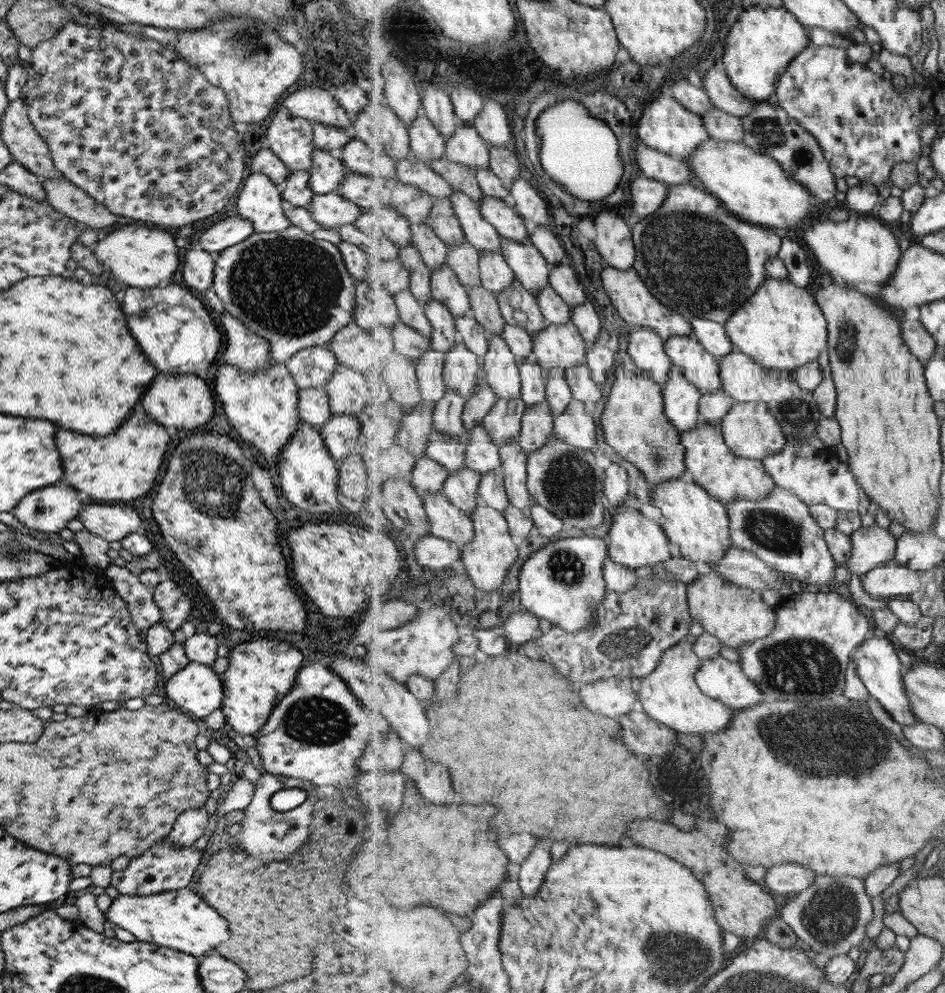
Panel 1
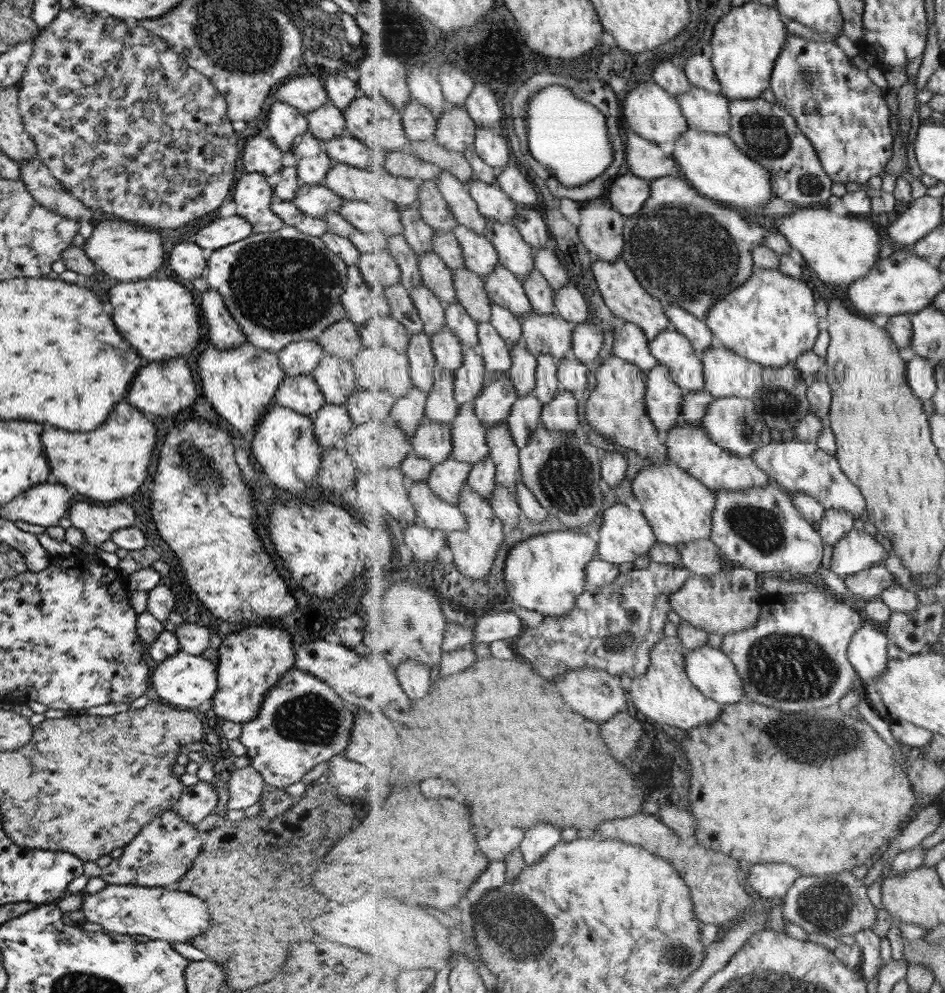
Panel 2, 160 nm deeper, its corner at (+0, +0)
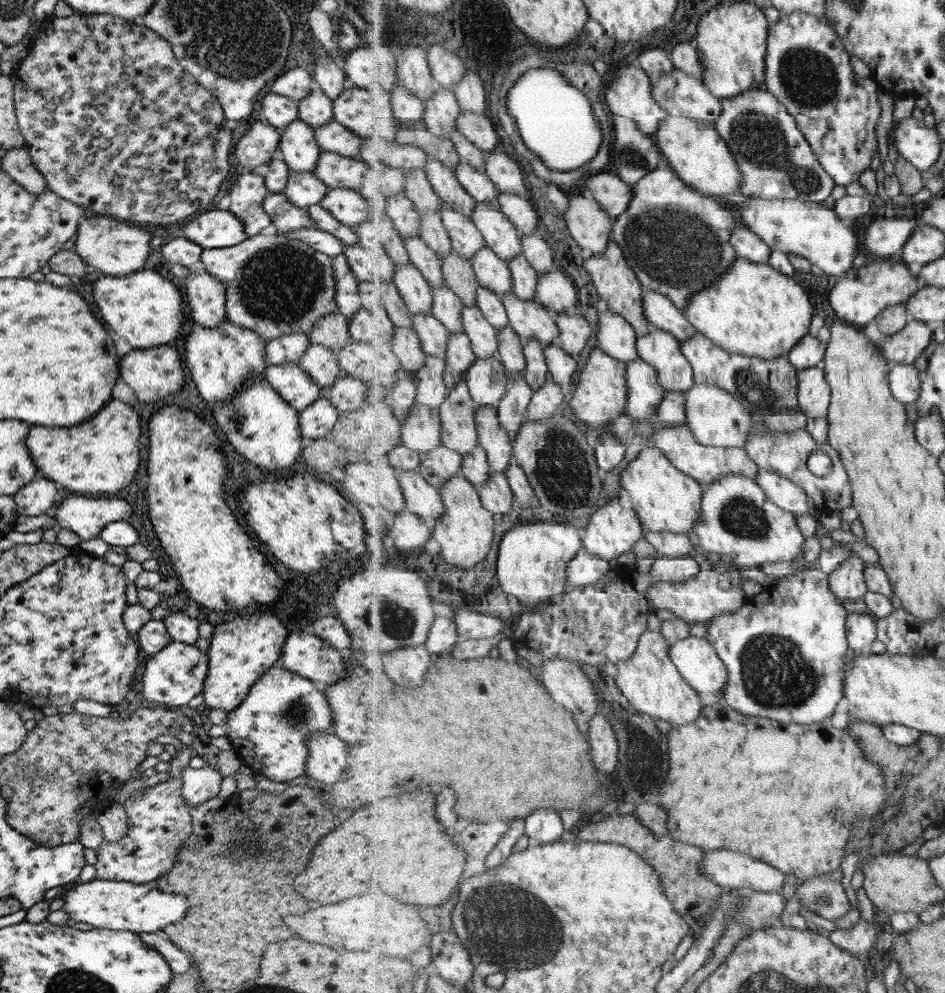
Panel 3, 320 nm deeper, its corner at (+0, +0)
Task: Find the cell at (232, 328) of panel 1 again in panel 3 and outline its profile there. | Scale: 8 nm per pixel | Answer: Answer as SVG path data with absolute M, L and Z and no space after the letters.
M206 271L193 272L183 278L181 291L185 294L185 305L195 325L212 327L226 319L223 286Z

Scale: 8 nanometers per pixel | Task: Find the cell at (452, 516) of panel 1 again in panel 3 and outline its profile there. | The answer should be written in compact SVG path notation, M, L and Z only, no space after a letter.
M419 469L399 473L400 485L407 510L433 523L444 515L444 502L440 490L429 484Z

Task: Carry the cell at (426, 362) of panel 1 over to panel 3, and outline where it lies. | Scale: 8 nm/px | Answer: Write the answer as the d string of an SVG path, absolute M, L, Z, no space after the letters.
M399 328L392 343L395 352L400 356L402 367L412 375L425 366L427 354L423 351L421 340L414 328Z

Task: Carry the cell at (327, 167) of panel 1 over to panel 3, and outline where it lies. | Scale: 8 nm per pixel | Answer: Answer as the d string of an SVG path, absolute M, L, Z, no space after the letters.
M295 119L280 130L278 141L277 156L287 165L289 172L312 172L321 150L316 145L314 131L311 126L305 121Z

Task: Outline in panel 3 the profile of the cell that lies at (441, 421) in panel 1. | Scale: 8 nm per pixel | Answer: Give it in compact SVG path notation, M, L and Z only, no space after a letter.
M427 355L427 361L414 375L418 383L416 402L439 410L448 397L450 389L445 384L446 360Z

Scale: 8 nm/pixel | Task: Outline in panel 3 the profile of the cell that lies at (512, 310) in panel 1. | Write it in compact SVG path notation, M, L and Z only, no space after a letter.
M483 247L471 258L480 287L489 288L503 298L514 292L513 275L509 262L503 260L492 248Z

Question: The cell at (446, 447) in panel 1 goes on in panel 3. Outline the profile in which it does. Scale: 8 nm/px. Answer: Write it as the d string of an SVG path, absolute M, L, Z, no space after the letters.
M415 403L409 418L402 422L402 444L427 454L442 444L440 412L423 403Z

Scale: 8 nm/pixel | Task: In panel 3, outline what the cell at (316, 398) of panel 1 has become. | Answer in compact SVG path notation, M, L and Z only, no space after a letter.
M297 364L267 365L264 368L264 379L296 411L305 408L320 396L319 387Z

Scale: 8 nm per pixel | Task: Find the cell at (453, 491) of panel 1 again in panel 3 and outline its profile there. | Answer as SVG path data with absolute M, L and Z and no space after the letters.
M441 445L423 455L419 471L429 484L439 490L450 478L461 474L464 455L458 450Z

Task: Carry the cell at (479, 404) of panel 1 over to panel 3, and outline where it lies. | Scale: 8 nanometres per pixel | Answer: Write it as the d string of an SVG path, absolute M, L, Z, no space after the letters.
M465 332L449 334L449 348L447 348L446 369L444 370L445 384L449 389L465 380L466 372L477 358L471 339Z

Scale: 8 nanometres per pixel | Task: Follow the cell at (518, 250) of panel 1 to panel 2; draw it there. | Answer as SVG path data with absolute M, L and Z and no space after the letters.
M489 219L484 234L497 249L500 263L524 283L535 266L535 248L530 245L513 223Z

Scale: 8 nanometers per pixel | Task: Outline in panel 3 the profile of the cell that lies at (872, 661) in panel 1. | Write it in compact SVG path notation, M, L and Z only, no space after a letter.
M849 613L847 632L850 648L855 654L869 653L869 646L877 639L877 618L862 613Z

